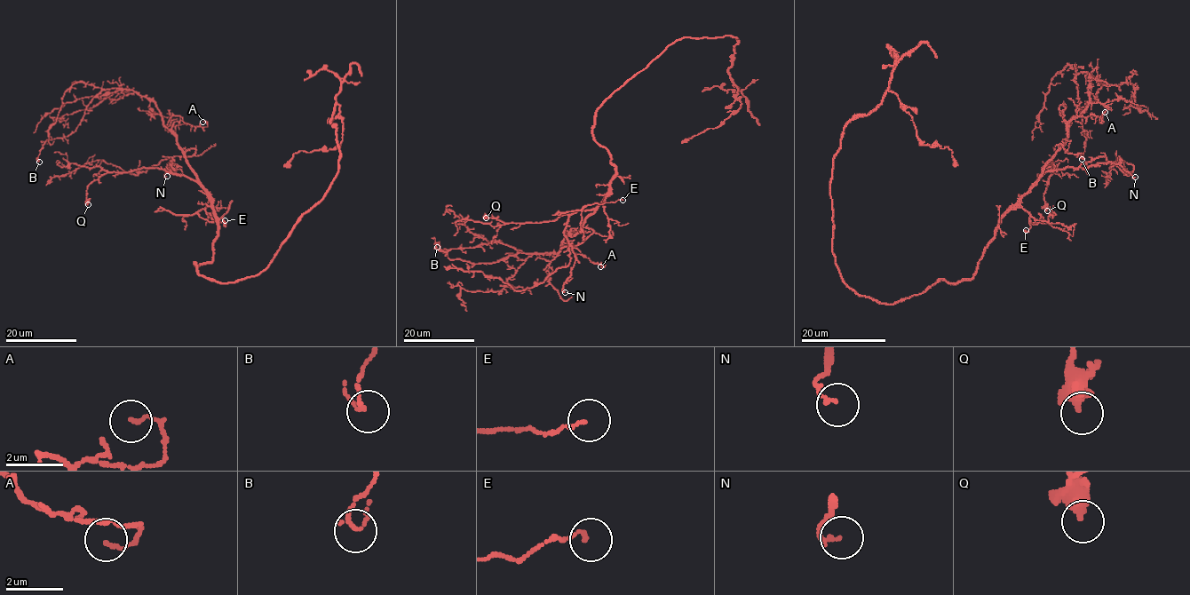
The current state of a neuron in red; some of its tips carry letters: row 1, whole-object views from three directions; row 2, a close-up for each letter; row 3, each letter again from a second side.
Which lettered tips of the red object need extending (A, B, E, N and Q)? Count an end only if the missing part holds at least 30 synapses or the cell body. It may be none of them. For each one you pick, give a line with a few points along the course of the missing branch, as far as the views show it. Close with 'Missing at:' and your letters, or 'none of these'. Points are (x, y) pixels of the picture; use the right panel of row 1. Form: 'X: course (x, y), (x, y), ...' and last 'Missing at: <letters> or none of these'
Missing at: none of these

